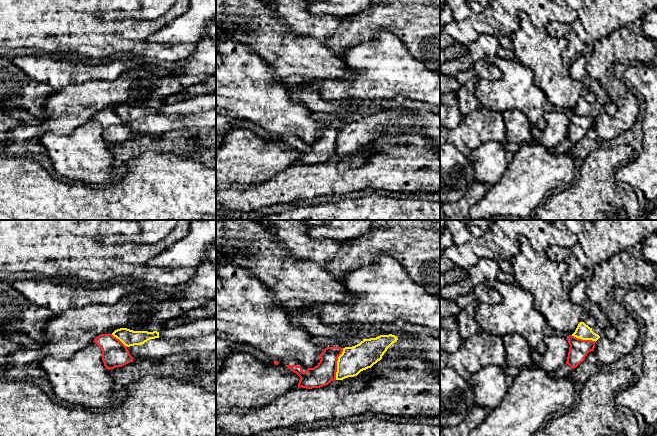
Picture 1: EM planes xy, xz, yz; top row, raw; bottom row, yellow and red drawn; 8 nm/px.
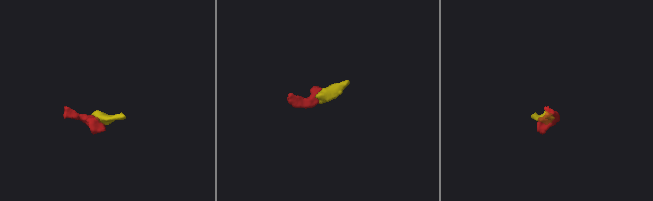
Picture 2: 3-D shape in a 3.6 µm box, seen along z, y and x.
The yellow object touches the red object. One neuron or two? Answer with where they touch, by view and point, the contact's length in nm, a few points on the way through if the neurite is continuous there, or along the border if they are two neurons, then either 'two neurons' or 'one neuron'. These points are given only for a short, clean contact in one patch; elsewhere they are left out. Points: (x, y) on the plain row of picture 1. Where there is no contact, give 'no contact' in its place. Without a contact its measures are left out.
contact xz (337, 140); length 260 nm; border xz (343, 124), (338, 133), (335, 155); two neurons

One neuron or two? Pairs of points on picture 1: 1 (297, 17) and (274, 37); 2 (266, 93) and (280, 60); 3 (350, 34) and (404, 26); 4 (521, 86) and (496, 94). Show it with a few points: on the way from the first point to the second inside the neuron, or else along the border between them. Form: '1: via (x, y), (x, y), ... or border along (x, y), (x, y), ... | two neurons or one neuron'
1: border along (285, 24), (297, 34) | two neurons
2: border along (259, 56), (272, 69), (276, 78) | two neurons
3: via (363, 26), (366, 24), (391, 24) | one neuron
4: via (515, 90), (502, 94) | one neuron

